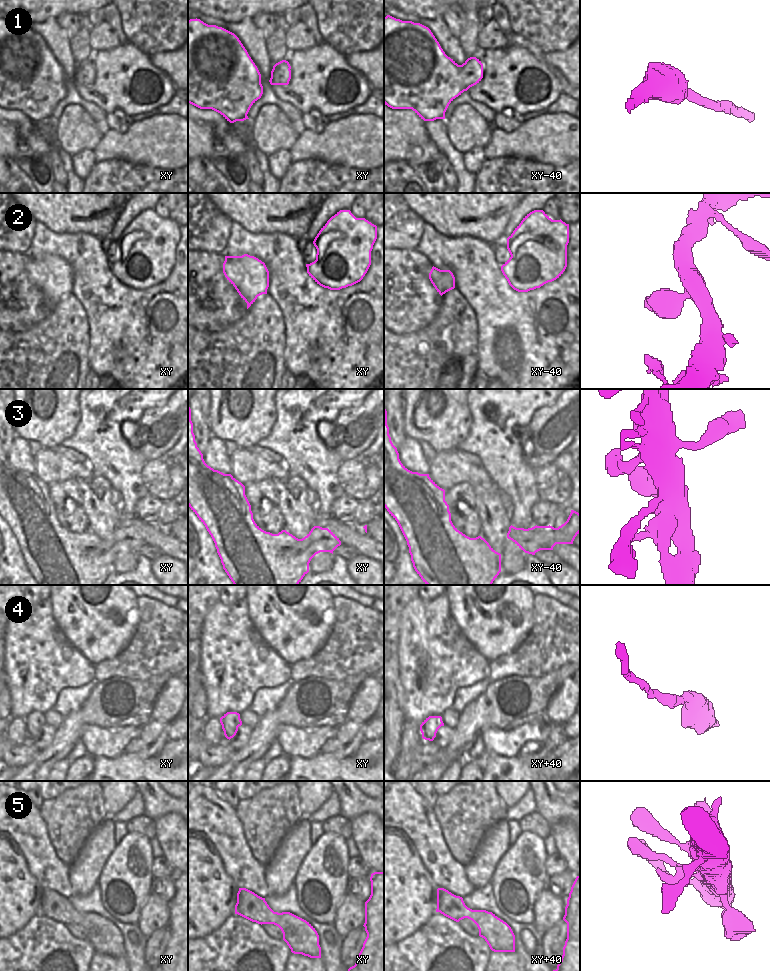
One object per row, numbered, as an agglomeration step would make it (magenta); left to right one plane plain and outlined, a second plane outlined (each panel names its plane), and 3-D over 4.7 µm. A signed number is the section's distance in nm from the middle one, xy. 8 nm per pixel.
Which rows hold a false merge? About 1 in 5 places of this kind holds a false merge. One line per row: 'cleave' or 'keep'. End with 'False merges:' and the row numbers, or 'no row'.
1: keep
2: keep
3: keep
4: keep
5: keep
False merges: no row

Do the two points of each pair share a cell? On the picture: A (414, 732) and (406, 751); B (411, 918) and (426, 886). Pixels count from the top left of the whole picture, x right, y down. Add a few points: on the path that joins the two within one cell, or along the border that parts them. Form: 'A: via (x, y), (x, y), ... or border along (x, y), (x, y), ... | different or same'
A: via (411, 737), (407, 746) | same
B: via (411, 910), (411, 901), (418, 894) | same

